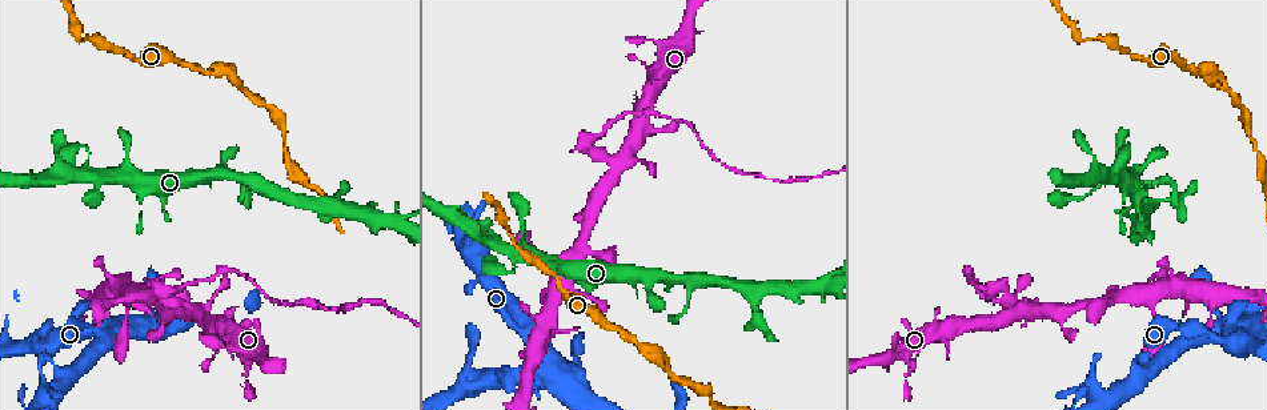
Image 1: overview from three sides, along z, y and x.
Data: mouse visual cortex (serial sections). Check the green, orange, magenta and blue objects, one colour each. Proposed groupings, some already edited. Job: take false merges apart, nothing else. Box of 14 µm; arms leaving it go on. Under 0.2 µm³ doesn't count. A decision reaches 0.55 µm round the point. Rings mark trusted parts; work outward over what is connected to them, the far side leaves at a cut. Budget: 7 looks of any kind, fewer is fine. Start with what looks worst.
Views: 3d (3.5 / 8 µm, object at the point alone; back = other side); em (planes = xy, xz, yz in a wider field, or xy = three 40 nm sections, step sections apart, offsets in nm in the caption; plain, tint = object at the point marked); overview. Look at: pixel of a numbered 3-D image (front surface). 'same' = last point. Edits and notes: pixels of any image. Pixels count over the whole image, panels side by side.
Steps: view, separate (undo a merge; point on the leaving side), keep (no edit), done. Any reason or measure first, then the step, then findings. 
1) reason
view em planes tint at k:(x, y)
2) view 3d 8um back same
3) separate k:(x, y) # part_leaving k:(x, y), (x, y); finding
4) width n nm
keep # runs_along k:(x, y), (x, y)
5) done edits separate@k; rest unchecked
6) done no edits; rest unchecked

abrupt turn
view 3d 3.5um at 1:(1005, 290)

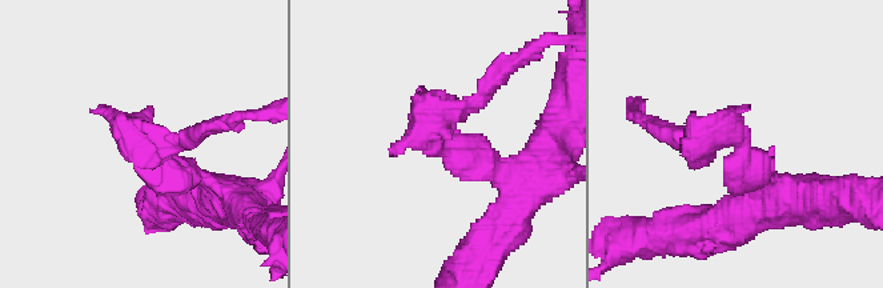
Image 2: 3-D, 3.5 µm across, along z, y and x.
view em xy step 3 tint at 2:(435, 140)

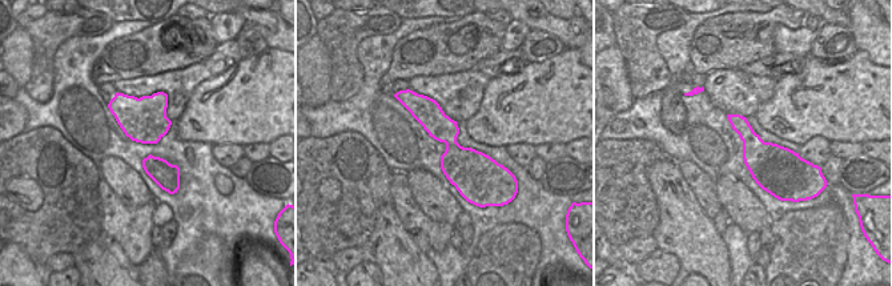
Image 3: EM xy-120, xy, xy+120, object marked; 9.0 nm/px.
width 360 nm
separate 2:(152, 142) # part_leaving 2:(141, 146), (212, 126); a second cell is stuck on

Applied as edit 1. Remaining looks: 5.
see it whole again
view overview

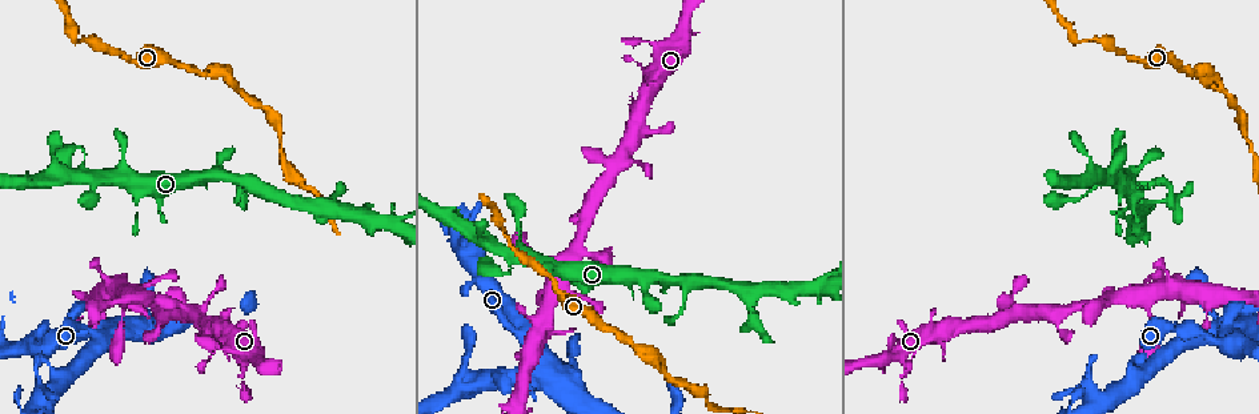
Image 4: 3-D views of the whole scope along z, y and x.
sharp bend
view 3d 8um at 4:(536, 370)

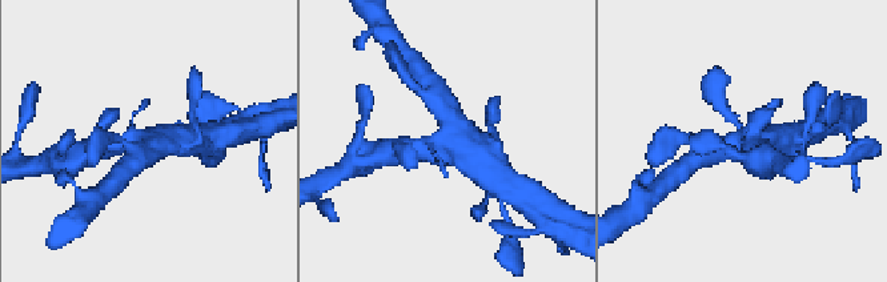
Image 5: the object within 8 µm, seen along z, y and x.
view 3d 3.5um back at 5:(742, 143)

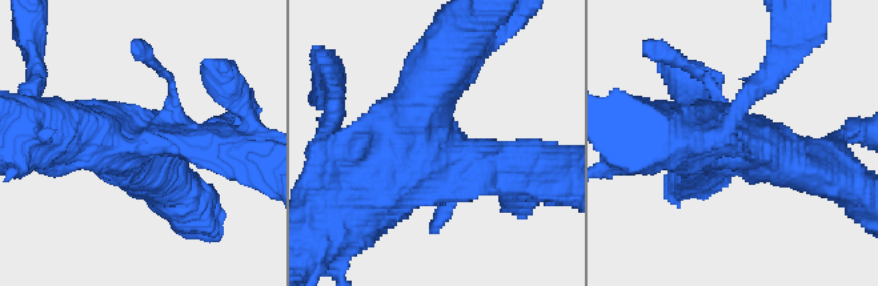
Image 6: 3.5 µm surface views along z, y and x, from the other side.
now the EM
view em planes tint at 6:(424, 138)

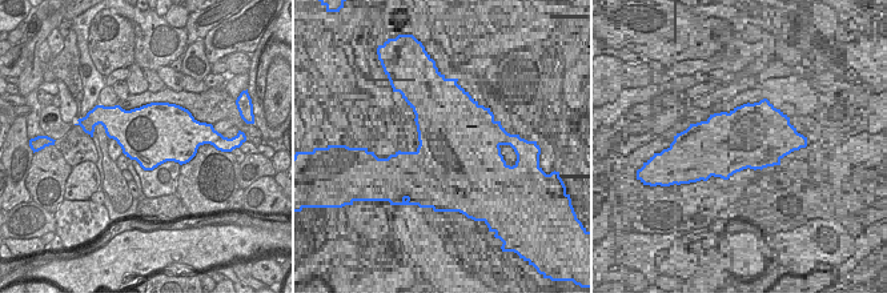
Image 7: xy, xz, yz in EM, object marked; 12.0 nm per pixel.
width 750 nm
keep # runs_along 6:(449, 68), (420, 136), (506, 166); one cell here

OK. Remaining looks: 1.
done edits separate@2; rest unchecked

